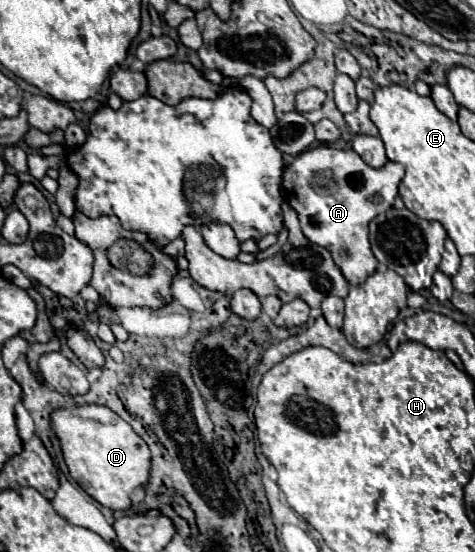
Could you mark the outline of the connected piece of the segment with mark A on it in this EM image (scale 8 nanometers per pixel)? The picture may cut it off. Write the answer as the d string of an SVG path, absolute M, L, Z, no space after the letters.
M328 145L306 149L296 155L294 163L284 171L282 197L296 209L302 233L330 251L352 287L362 285L362 281L366 281L366 277L378 267L368 241L368 223L378 213L392 207L402 173L404 169L396 161L388 161L382 169L374 169L352 149L334 149Z

